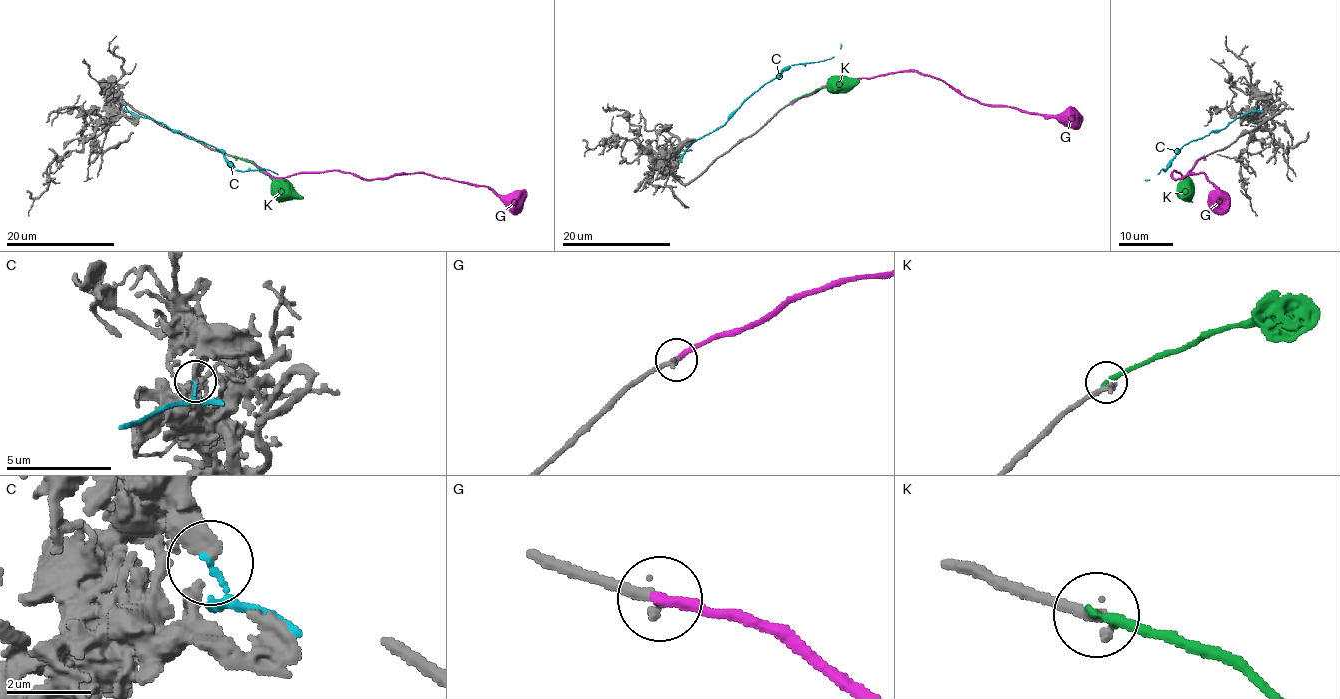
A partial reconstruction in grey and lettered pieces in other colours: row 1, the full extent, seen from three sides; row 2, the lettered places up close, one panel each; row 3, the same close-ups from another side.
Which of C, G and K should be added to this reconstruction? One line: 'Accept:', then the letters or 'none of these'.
Accept: G

